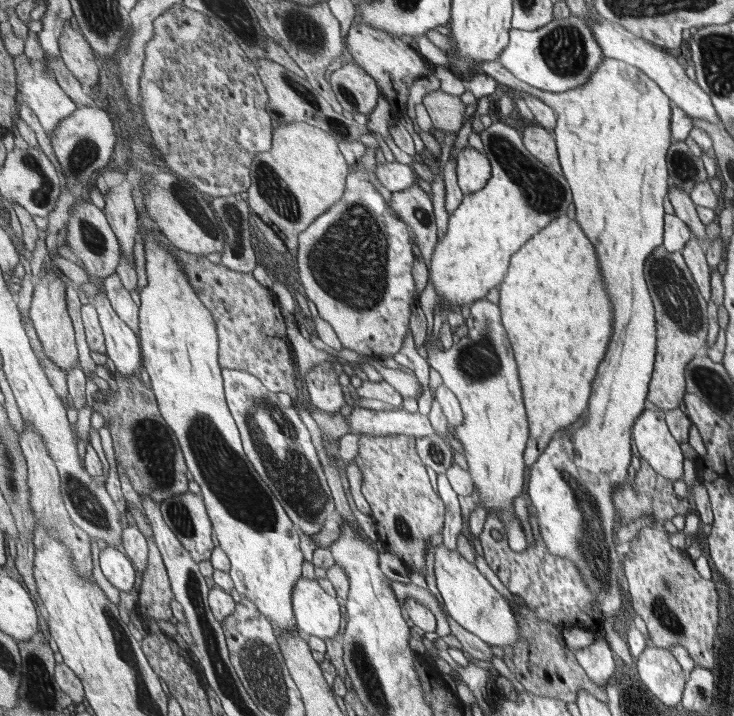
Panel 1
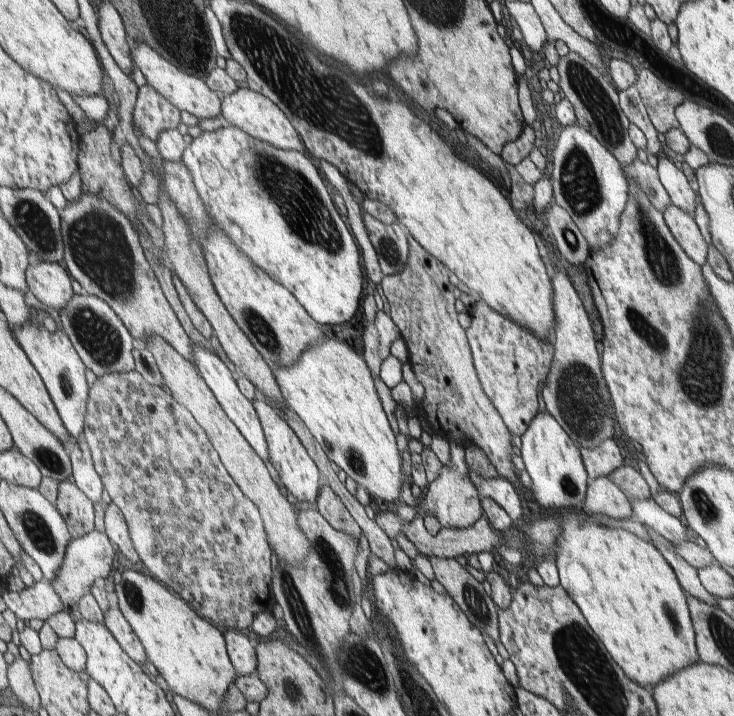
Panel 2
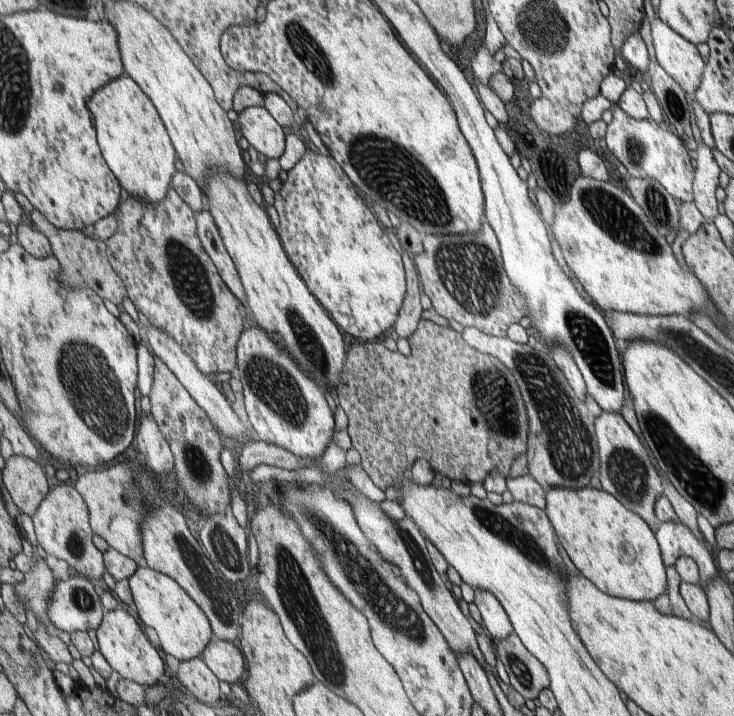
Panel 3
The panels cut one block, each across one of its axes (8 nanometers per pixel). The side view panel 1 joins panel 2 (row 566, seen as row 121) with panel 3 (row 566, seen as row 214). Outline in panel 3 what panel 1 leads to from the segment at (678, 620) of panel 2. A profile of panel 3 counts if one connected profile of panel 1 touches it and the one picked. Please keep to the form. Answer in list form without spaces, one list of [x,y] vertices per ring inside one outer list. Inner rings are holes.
[[[590,486],[582,489],[553,487],[546,493],[547,514],[558,532],[558,540],[568,553],[574,566],[594,582],[603,592],[614,597],[634,601],[653,601],[667,592],[666,562],[658,536],[642,516],[617,500],[605,489],[597,490]]]

